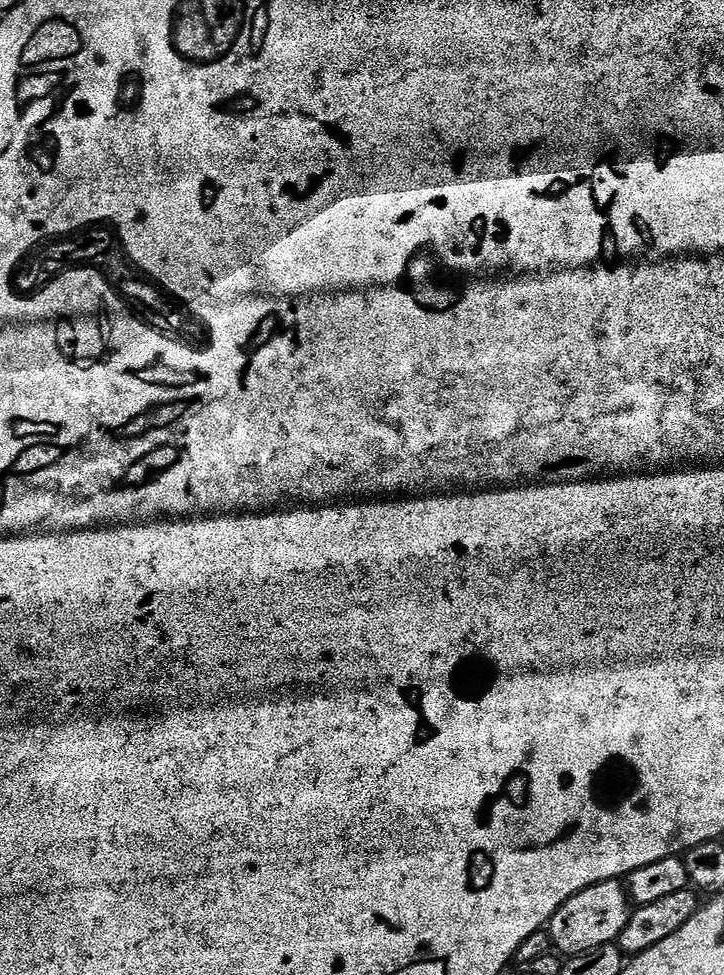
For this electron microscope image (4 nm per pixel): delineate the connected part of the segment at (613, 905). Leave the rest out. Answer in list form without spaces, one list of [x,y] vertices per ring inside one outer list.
[[[620,880],[598,882],[567,900],[552,915],[546,925],[546,931],[552,938],[552,947],[565,957],[577,956],[580,952],[594,950],[598,946],[617,943],[626,930],[634,908],[630,903],[627,887]]]

